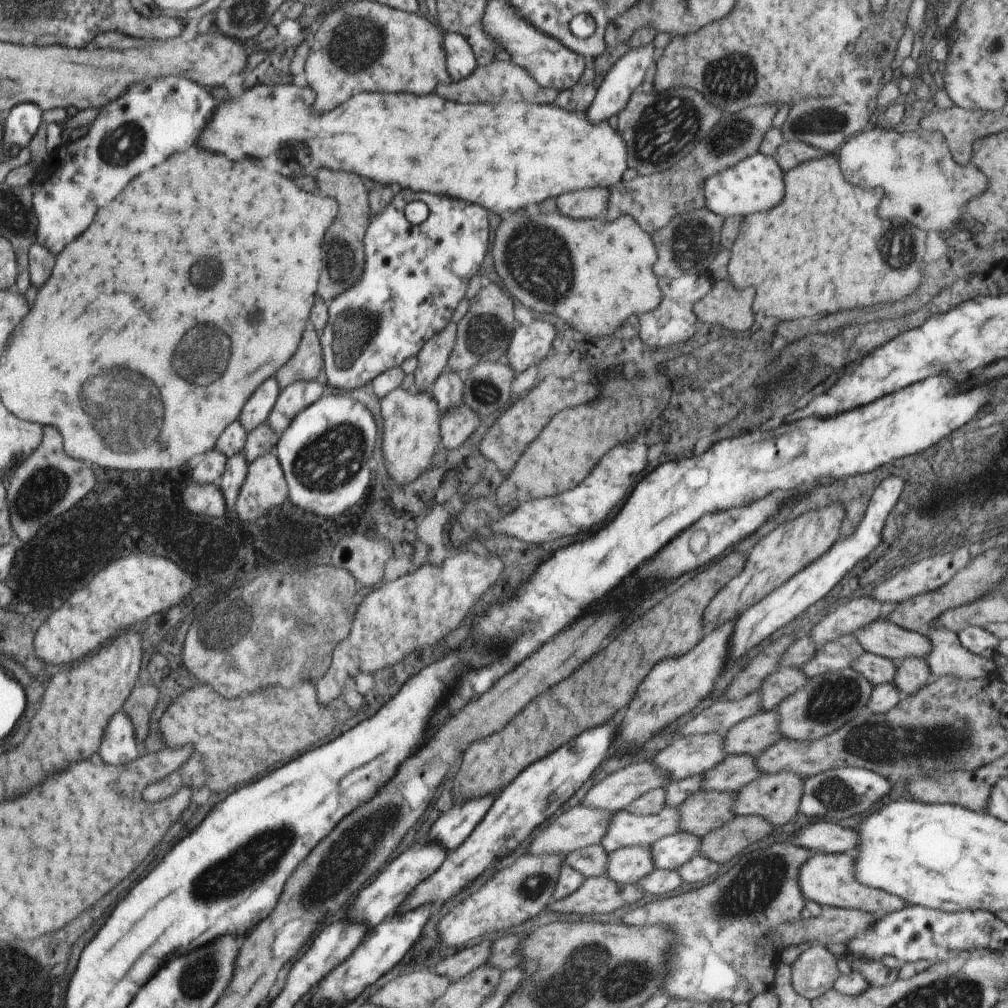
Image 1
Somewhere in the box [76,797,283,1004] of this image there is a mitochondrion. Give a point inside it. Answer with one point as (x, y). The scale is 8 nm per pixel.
(202, 973)

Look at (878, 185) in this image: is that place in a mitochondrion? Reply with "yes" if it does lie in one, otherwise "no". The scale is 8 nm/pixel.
no

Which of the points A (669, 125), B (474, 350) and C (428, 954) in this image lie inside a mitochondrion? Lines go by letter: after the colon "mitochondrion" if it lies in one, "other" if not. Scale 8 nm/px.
A: mitochondrion
B: mitochondrion
C: other

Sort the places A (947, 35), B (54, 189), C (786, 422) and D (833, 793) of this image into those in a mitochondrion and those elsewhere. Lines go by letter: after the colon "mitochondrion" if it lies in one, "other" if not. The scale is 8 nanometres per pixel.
A: other
B: other
C: other
D: mitochondrion

